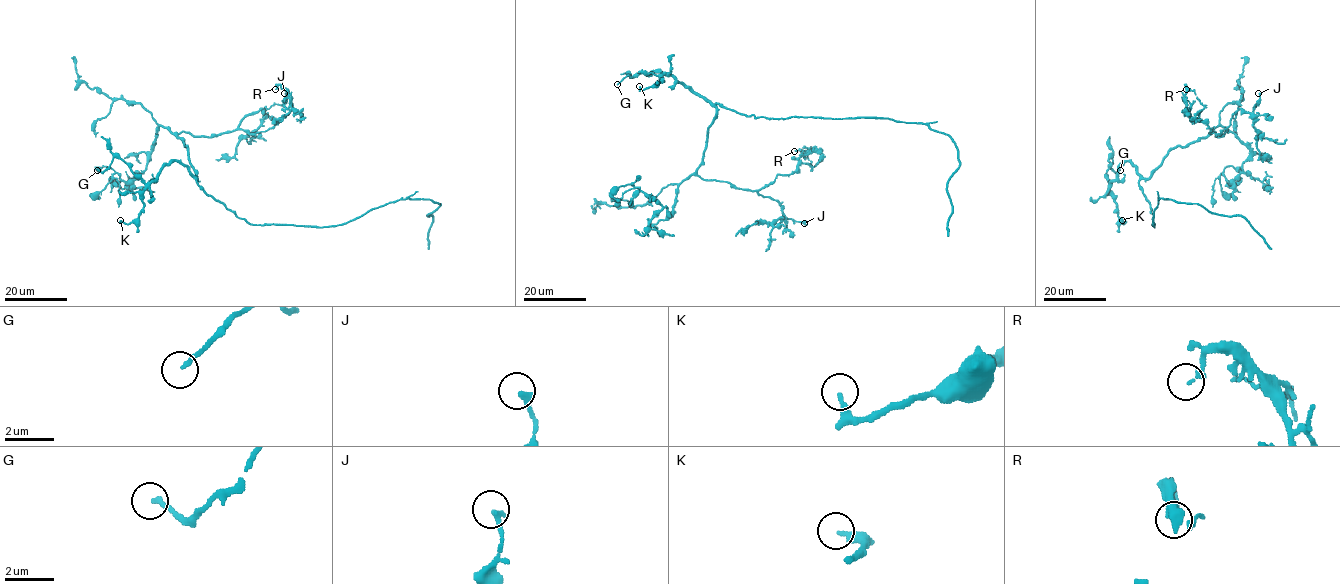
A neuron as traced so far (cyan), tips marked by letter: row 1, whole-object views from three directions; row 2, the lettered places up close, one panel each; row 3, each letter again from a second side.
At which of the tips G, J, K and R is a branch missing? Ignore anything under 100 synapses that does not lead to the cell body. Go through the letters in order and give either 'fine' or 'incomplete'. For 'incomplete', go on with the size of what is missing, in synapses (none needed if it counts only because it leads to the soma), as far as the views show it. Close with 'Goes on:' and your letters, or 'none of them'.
G: fine
J: fine
K: fine
R: fine
Goes on: none of them

